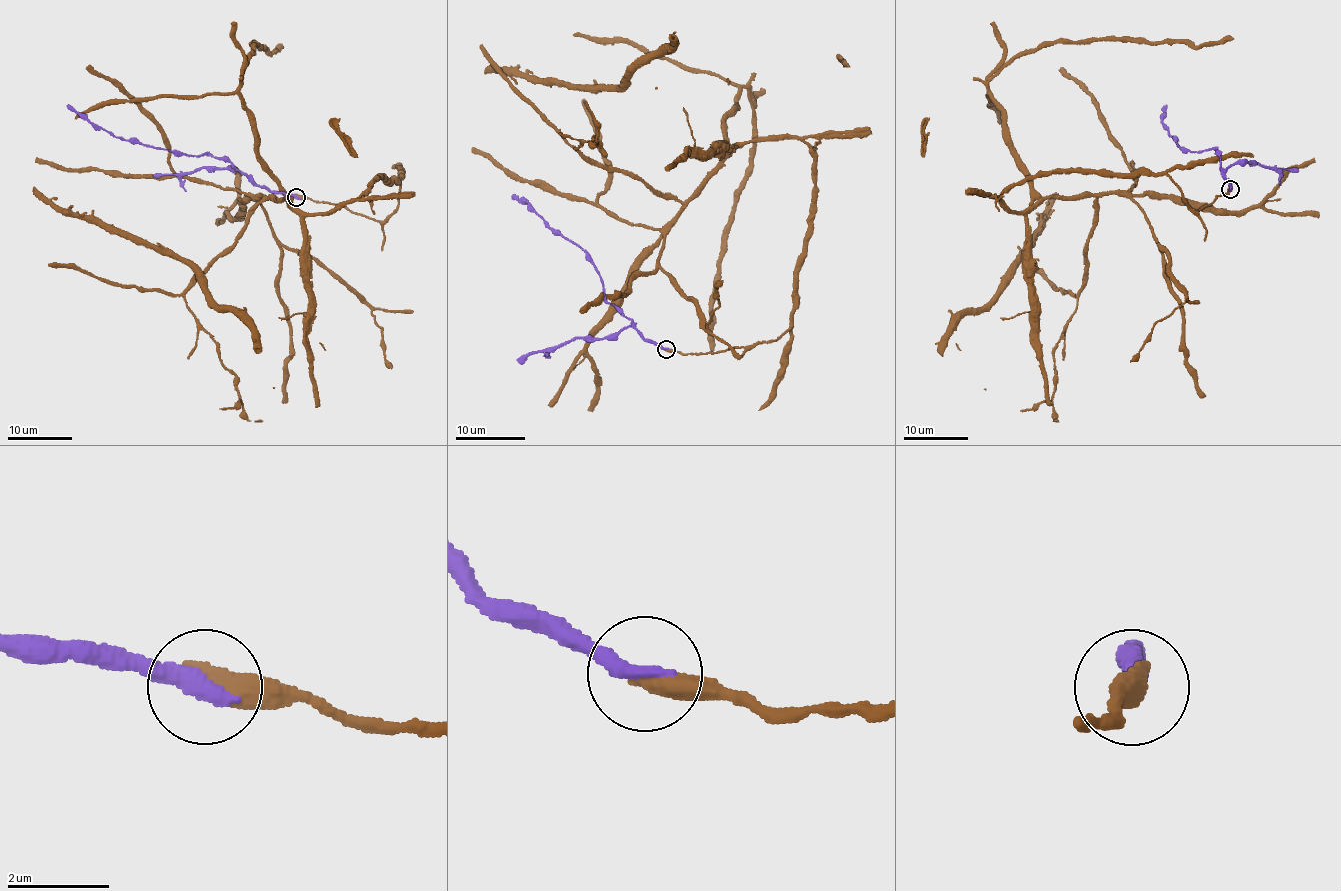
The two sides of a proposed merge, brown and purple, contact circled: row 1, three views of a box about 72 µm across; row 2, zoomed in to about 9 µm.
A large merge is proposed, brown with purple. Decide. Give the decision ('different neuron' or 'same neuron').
same neuron

